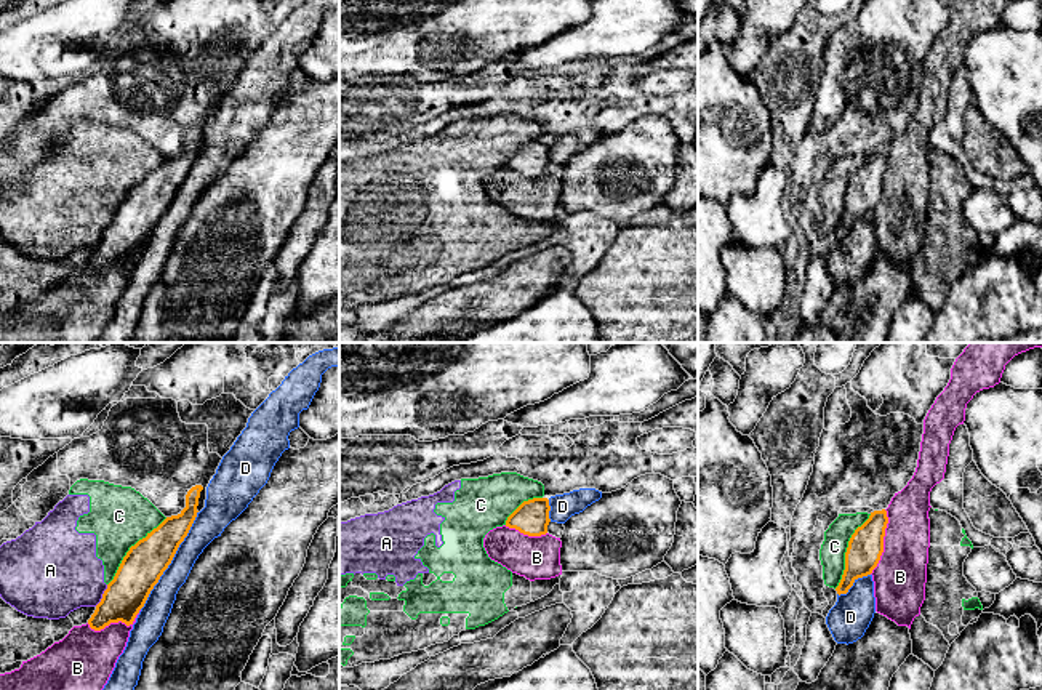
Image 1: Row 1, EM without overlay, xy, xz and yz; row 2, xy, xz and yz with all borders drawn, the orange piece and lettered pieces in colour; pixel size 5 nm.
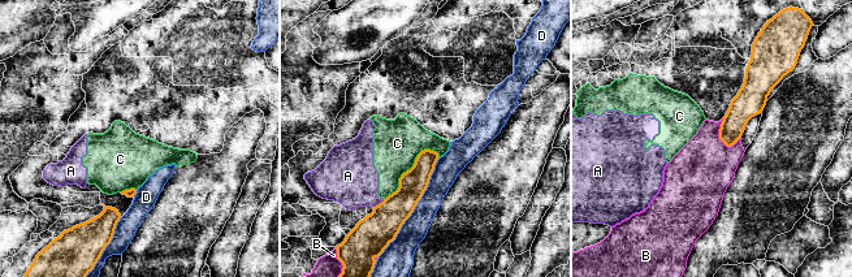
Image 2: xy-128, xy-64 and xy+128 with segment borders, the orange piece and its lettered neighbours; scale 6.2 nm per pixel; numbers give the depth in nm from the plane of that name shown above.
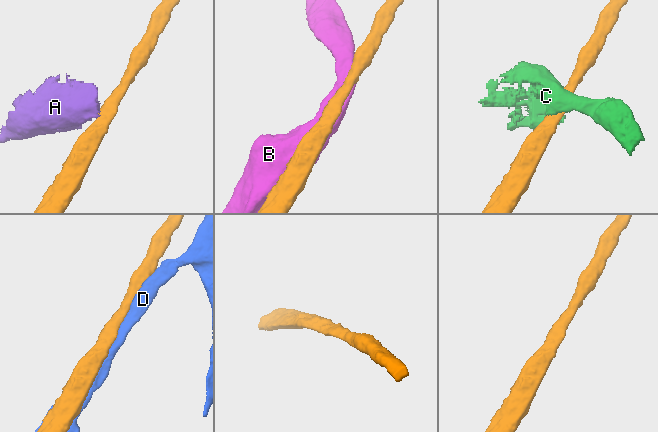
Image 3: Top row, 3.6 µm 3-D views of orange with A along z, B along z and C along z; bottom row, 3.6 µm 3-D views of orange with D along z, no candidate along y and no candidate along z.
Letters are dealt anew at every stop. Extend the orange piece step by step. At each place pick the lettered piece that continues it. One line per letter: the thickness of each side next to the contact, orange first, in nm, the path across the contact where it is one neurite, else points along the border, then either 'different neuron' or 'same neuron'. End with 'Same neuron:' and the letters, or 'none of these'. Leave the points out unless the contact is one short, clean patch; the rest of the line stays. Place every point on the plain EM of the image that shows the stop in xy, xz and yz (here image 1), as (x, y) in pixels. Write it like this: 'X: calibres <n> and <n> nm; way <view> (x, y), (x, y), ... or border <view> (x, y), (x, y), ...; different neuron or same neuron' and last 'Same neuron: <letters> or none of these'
A: calibres 200 and 400 nm; border xy (108, 226), (103, 239), (95, 247); different neuron
B: calibres 180 and 260 nm; different neuron
C: calibres 180 and 130 nm; different neuron
D: calibres 200 and 140 nm; different neuron
Same neuron: none of these

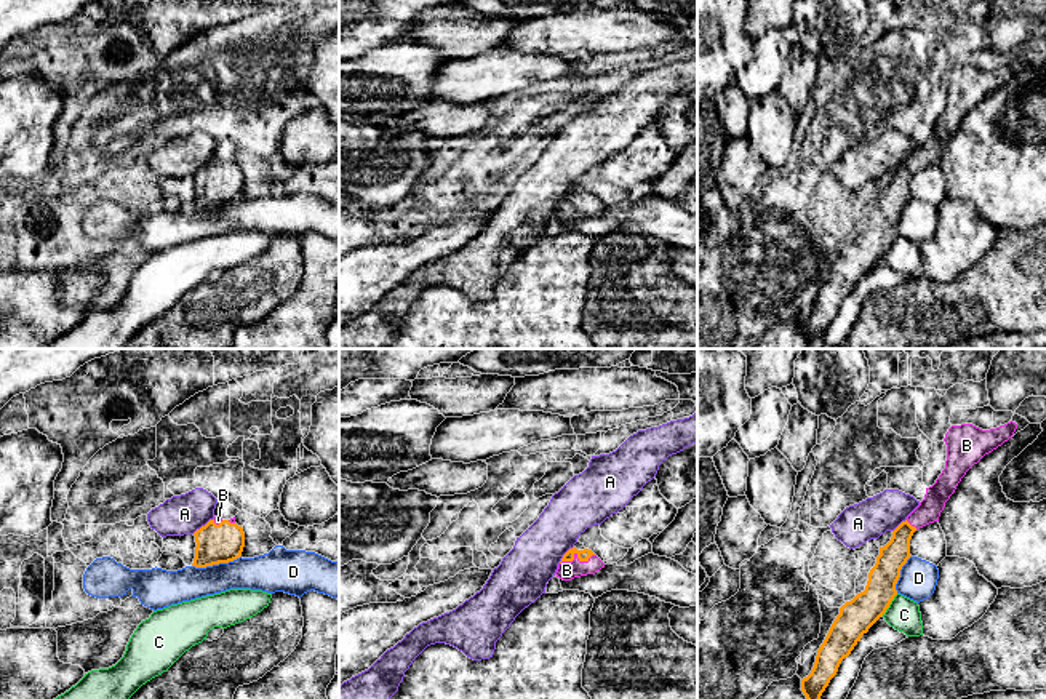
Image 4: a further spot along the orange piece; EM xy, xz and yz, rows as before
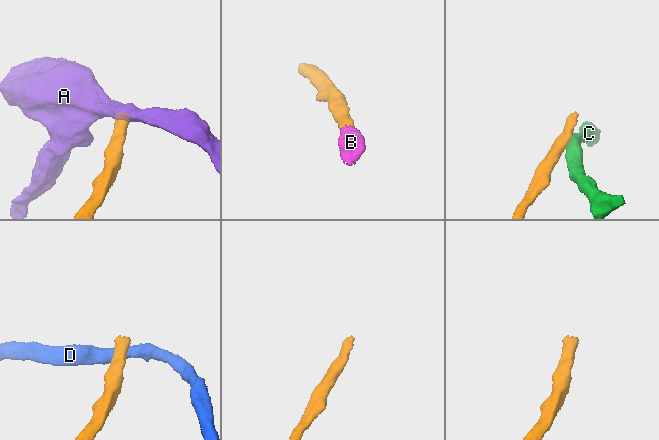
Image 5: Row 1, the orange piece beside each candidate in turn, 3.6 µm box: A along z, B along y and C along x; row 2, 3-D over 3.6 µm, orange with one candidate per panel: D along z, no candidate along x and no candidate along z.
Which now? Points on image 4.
A: calibres 200 and 200 nm; border xy (211, 160), (192, 175); different neuron
B: calibres 60 and 100 nm; way xz (586, 195), (578, 199), (566, 211); same neuron
C: calibres 170 and 160 nm; different neuron
D: calibres 200 and 180 nm; border xy (240, 197), (227, 203), (192, 208); different neuron
Same neuron: B

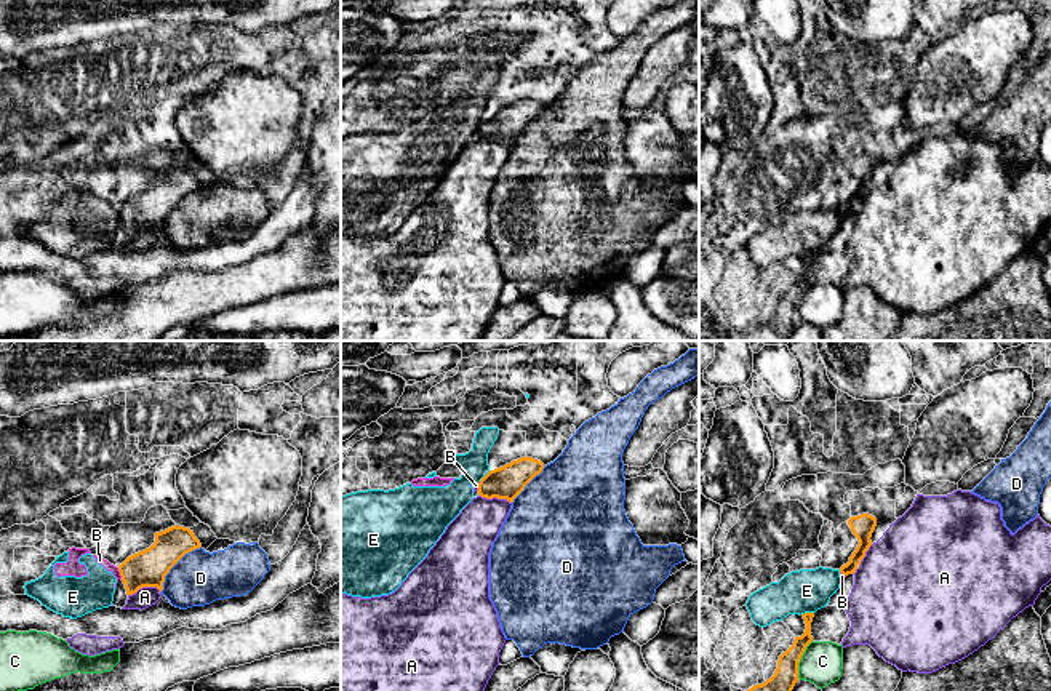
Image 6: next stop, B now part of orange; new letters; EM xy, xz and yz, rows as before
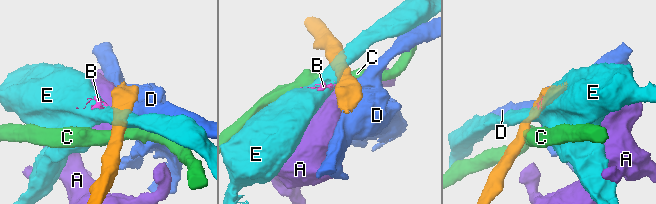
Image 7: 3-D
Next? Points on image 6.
A: calibres 190 and 100 nm; different neuron
B: calibres 190 and 40 nm; border xy (117, 210), (122, 219); different neuron
C: calibres 160 and 200 nm; border yz (811, 282), (799, 304), (797, 319); different neuron
D: calibres 190 and 280 nm; different neuron
E: calibres 90 and 220 nm; border yz (813, 253), (800, 256); different neuron
Same neuron: none of these

